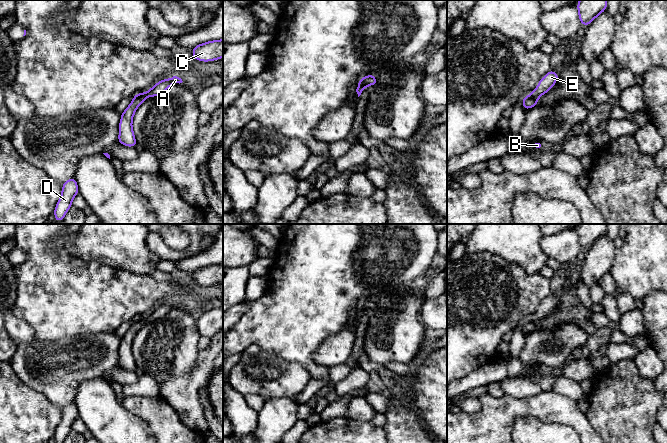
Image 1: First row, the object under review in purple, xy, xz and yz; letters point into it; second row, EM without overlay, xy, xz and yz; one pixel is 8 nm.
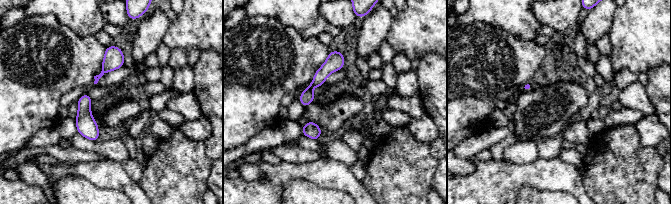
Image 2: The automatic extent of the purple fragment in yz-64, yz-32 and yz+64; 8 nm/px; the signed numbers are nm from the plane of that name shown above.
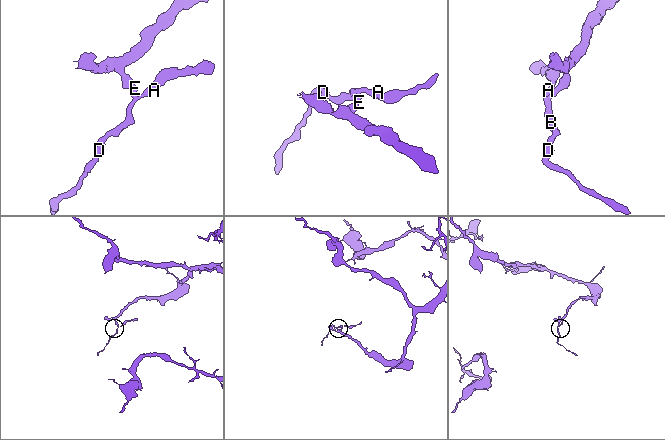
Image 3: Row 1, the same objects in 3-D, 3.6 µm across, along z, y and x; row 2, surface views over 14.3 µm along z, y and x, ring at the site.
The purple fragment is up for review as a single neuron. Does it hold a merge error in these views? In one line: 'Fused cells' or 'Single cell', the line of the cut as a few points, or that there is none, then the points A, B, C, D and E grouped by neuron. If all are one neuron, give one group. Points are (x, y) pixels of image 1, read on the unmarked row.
Fused cells. Split along yz (530, 318), (536, 323). Groups: A B C D / E

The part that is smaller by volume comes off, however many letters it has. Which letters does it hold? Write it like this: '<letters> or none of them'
A, B, C, D

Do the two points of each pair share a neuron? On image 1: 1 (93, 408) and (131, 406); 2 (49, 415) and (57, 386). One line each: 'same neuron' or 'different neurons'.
1: different neurons
2: different neurons

